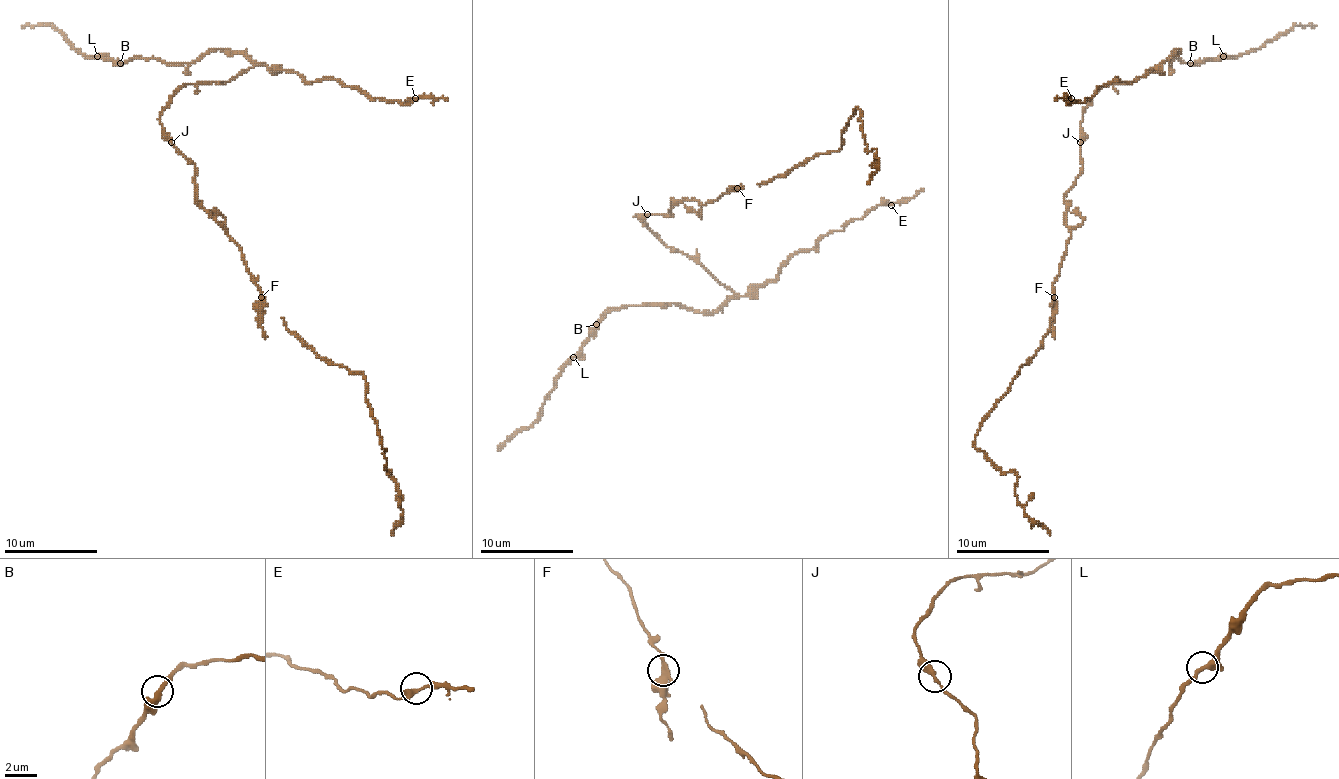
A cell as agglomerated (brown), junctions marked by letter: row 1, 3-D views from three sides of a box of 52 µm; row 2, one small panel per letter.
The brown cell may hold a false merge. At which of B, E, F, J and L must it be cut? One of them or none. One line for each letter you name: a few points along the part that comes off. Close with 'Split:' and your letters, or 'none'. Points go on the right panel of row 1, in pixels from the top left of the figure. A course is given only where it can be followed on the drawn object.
F: course (1054, 297), (1054, 339)
Split: F

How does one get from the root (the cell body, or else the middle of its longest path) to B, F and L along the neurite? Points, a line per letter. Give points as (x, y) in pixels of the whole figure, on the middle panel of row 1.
B: (668, 217), (636, 217), (668, 247), (696, 259), (734, 294), (711, 312), (673, 303), (622, 305), (596, 324)
F: (668, 217), (673, 198), (696, 200), (706, 205), (734, 186), (736, 188)
L: (668, 217), (636, 217), (668, 247), (696, 259), (734, 294), (711, 312), (673, 303), (612, 308), (573, 357)

